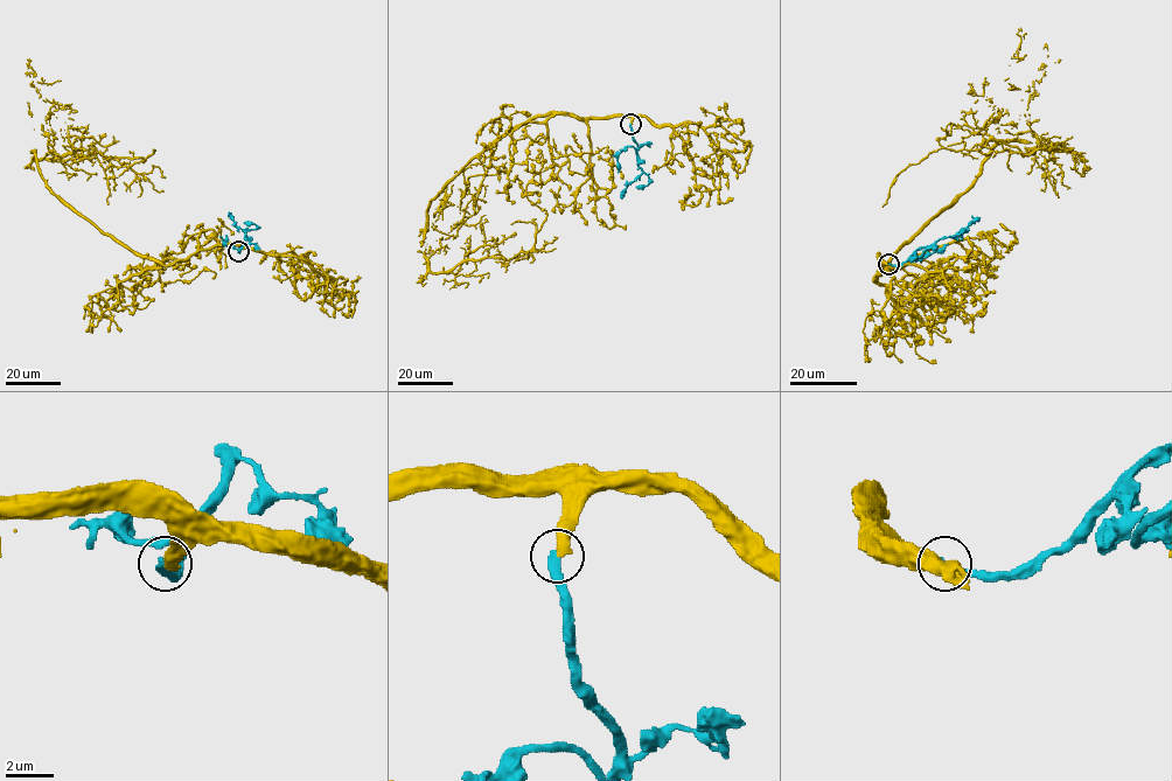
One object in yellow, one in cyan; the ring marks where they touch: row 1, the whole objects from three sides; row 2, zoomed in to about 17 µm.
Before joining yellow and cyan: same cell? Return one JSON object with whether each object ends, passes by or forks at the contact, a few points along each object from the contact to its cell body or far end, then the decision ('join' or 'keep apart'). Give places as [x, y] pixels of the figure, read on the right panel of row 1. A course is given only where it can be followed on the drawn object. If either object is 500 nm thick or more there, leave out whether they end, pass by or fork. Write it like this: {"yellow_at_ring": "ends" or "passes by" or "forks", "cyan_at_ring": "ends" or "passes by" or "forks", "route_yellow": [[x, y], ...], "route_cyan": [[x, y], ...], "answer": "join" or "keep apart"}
{"yellow_at_ring": "ends", "cyan_at_ring": "ends", "route_yellow": [[888, 264], [996, 146], [1071, 150], [1010, 133], [1006, 110], [943, 147], [989, 138], [967, 93]], "route_cyan": [[888, 263], [901, 265], [918, 250], [939, 239], [956, 237], [981, 217]], "answer": "keep apart"}

